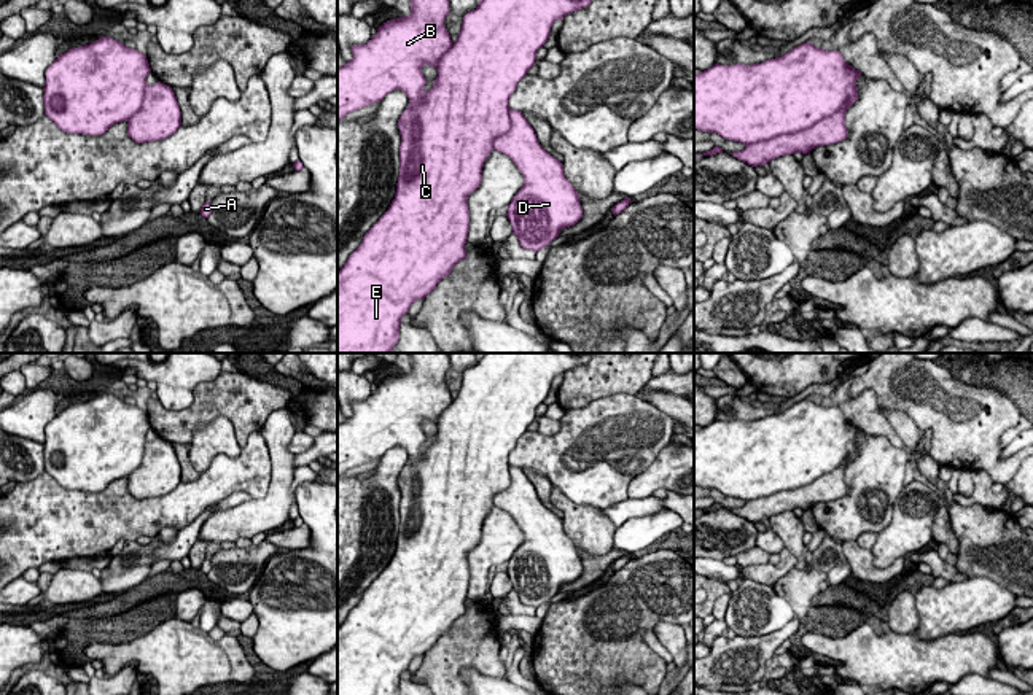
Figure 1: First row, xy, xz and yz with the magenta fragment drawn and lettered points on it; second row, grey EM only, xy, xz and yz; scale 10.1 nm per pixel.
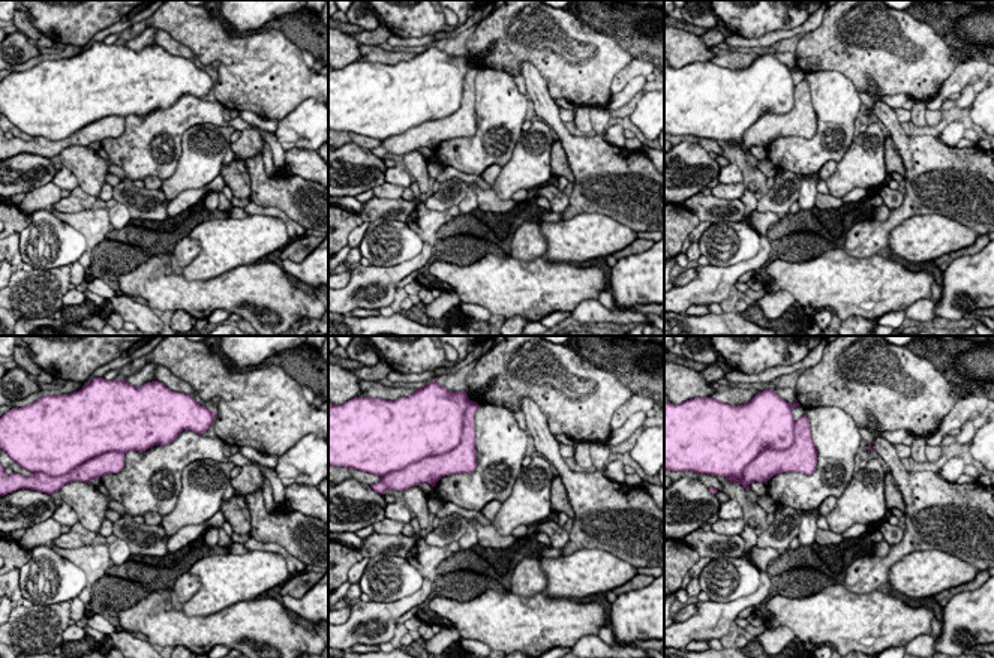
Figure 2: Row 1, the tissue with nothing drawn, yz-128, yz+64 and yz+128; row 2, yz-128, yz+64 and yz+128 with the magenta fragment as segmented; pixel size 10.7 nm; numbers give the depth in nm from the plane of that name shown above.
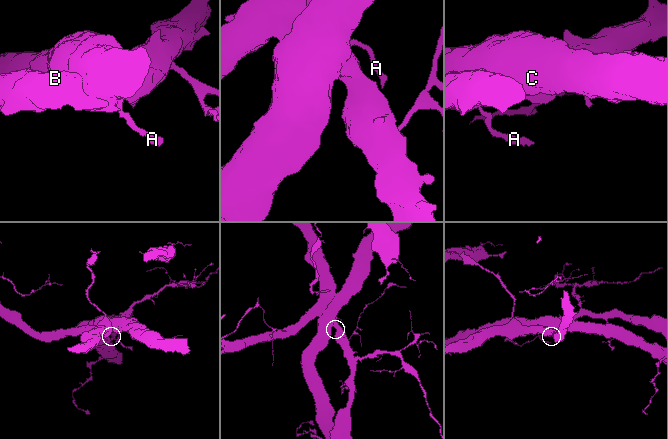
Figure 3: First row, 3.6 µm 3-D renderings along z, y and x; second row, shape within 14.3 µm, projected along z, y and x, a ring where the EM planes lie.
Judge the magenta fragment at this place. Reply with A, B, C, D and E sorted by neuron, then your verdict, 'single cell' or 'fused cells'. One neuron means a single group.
A C E / B D | fused cells

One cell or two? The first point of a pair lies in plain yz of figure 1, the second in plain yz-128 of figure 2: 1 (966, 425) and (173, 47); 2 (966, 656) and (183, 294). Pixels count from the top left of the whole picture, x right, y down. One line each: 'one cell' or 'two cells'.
1: two cells
2: one cell

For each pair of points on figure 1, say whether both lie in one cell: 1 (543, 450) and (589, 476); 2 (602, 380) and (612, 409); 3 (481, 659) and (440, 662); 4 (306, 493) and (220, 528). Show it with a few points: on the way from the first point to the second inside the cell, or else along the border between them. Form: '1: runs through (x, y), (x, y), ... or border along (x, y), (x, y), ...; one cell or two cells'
1: runs through (554, 462), (570, 474), (578, 474); one cell
2: border along (635, 395), (612, 393), (572, 409); two cells
3: runs through (471, 659), (449, 659); one cell
4: border along (293, 492), (296, 501); two cells

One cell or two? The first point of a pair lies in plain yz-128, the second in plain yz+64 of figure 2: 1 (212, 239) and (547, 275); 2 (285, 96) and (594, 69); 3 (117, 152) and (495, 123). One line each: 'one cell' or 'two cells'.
1: two cells
2: one cell
3: one cell

